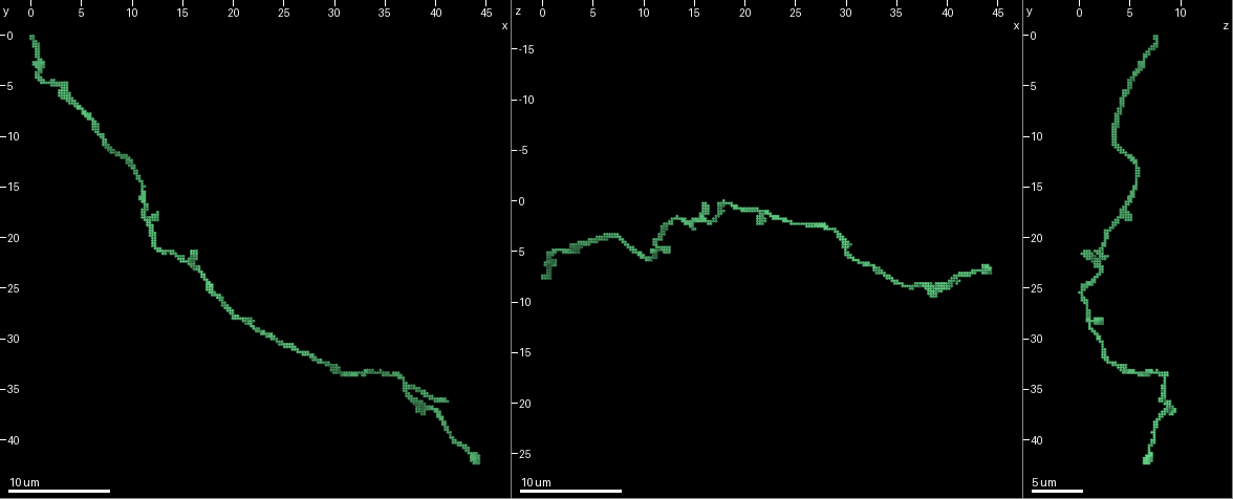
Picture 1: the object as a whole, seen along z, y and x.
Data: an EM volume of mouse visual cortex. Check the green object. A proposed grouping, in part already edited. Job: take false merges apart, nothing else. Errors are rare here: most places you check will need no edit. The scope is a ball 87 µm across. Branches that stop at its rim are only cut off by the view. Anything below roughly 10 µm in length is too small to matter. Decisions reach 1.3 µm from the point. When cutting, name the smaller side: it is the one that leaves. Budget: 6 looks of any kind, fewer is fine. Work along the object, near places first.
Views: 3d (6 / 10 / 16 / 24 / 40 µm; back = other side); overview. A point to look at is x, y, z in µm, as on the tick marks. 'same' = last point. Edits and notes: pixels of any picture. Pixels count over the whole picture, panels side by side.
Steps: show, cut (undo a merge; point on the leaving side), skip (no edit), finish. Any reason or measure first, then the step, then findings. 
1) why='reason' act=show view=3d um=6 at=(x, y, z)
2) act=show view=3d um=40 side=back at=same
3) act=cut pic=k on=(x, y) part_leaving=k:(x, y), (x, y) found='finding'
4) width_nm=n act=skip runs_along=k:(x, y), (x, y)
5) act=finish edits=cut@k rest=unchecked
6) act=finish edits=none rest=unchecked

why='sudden change in width' act=show view=3d um=6 at=(14.4, 22.0, 2.0)

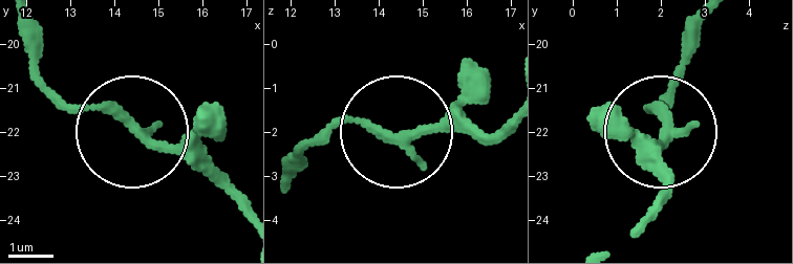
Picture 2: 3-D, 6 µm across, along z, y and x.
act=skip found='continuous, no second cell'

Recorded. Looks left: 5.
act=show view=3d um=6 at=(17.8, 25.4, 0.4)

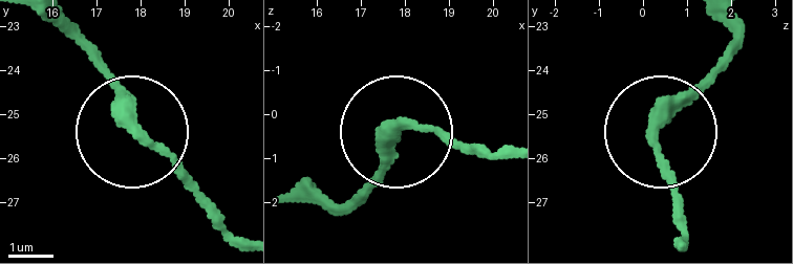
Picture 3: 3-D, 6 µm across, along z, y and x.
why='from behind' act=show view=3d um=6 side=back at=(17.75, 25.30, 0.30)

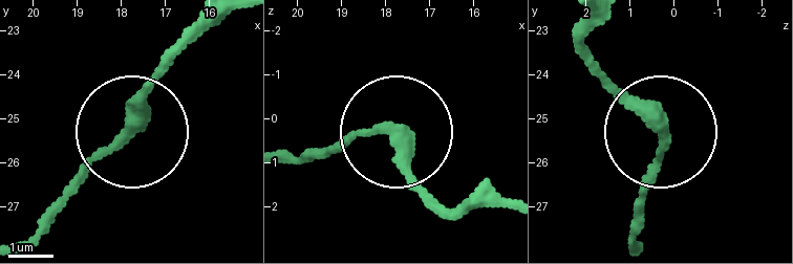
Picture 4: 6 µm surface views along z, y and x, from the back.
side_arm_um=38 act=skip found='all the same cell'

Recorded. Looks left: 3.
why='thick turns thin' act=show view=3d um=10 at=(26.0, 30.6, 2.4)

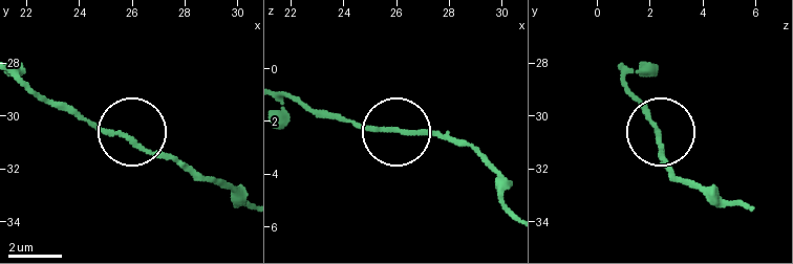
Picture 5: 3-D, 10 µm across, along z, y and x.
act=skip runs_along=5:(20, 78), (101, 127), (128, 133), (179, 162) found='one cell here'

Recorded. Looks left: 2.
act=finish edits=none rest=unchecked

